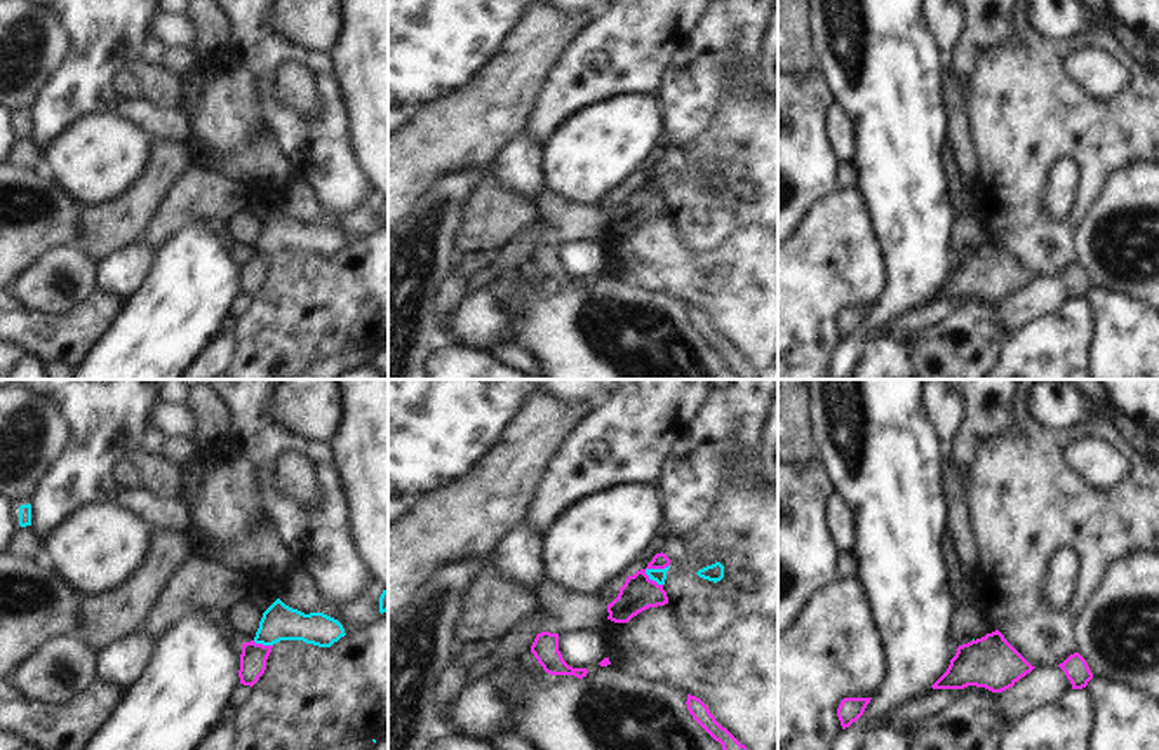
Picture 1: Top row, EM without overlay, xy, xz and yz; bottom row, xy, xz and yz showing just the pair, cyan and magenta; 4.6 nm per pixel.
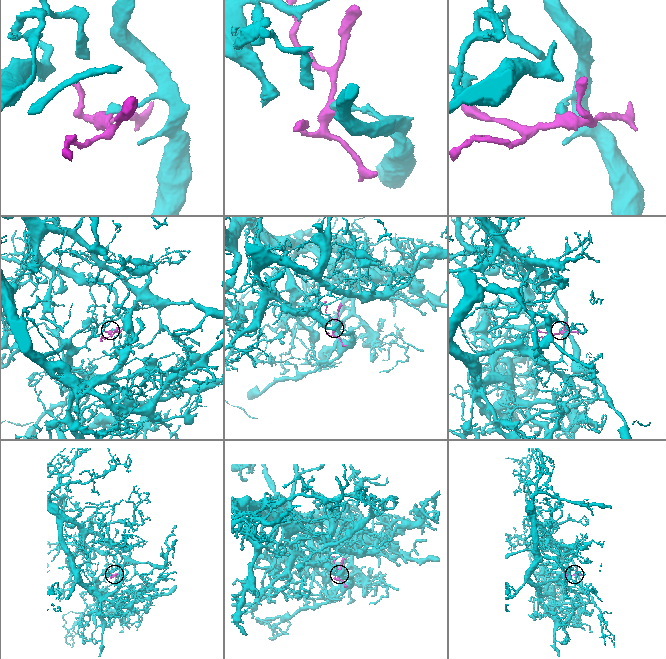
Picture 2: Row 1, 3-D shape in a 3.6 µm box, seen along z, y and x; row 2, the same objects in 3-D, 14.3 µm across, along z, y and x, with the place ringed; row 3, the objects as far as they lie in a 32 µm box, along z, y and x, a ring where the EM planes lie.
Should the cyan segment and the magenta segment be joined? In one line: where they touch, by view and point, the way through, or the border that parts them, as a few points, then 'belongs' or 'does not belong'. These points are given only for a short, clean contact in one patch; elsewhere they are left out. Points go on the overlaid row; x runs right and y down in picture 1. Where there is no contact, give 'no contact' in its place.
xz (656, 569) | along xz (669, 564), (644, 573) | does not belong

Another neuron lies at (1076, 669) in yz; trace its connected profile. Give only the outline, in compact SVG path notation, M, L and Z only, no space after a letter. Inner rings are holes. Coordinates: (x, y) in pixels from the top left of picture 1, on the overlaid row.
M1079 653L1070 654L1058 666L1065 672L1067 679L1072 684L1072 689L1082 689L1093 679L1086 660Z

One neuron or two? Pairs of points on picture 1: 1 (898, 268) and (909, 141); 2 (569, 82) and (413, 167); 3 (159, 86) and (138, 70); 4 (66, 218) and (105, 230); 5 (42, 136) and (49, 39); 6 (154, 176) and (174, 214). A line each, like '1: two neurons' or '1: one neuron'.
1: one neuron
2: two neurons
3: one neuron
4: two neurons
5: two neurons
6: two neurons

